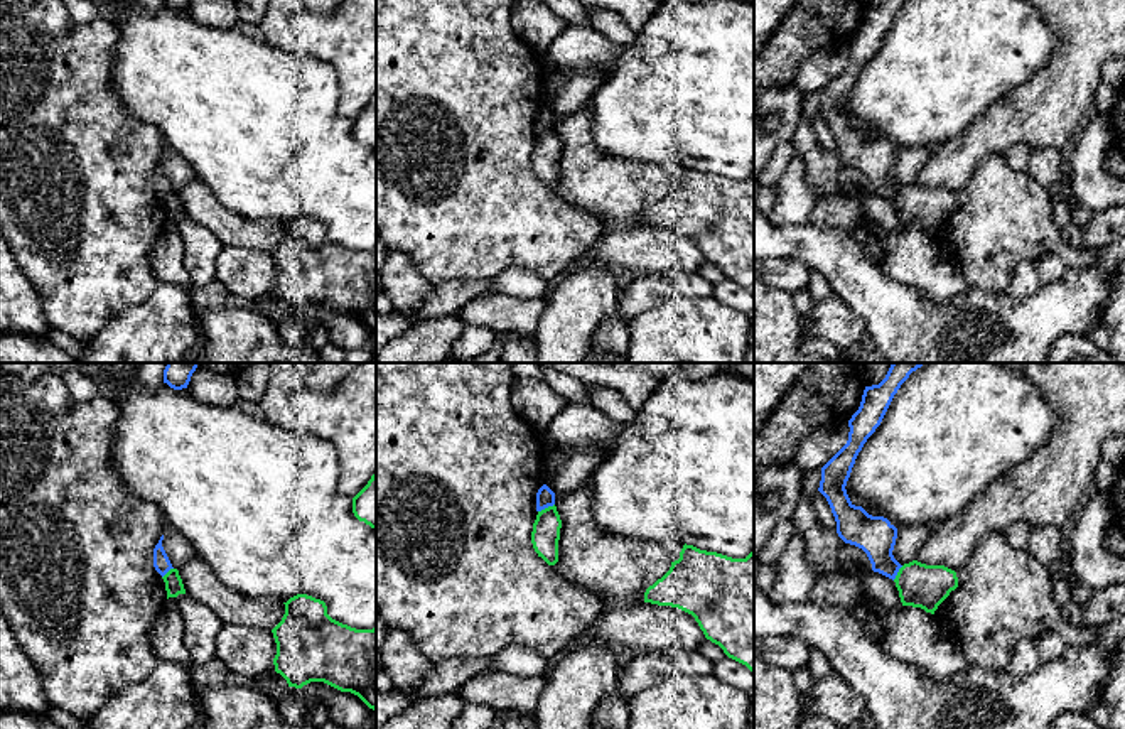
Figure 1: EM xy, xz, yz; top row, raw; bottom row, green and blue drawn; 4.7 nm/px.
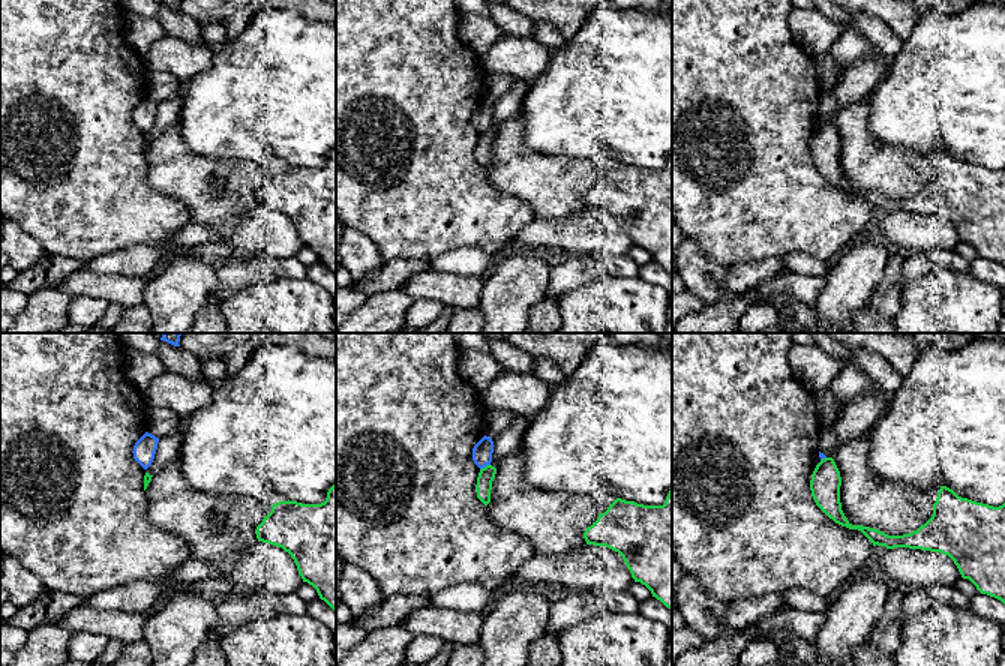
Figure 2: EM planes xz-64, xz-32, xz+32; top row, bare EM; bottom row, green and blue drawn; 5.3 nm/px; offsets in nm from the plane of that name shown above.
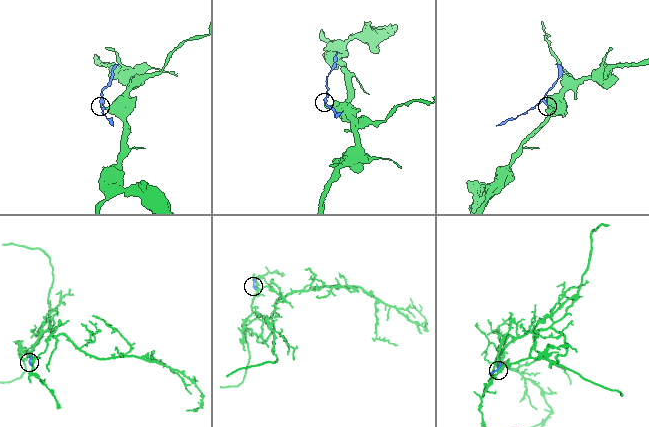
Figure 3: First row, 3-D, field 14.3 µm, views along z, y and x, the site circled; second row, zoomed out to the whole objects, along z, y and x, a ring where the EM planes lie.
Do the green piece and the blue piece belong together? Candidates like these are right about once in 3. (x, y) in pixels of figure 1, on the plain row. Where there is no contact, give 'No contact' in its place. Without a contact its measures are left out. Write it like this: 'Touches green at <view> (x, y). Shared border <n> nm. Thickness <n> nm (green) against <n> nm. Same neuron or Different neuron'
Touches green at xz (545, 130). Shared border 90 nm. Thickness 140 nm (green) against 90 nm. Different neuron

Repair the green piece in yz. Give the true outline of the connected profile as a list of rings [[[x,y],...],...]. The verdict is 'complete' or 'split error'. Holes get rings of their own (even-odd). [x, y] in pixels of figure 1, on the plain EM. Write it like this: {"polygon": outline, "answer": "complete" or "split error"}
{"polygon": [[[918,182],[904,186],[894,204],[902,228],[921,230],[931,236],[958,209],[955,192],[945,187],[926,187]]], "answer": "complete"}

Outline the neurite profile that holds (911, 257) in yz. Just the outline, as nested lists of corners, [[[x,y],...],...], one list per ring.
[[[901,228],[887,233],[882,272],[928,297],[943,302],[966,289],[961,270],[939,258],[939,243],[921,230]]]

